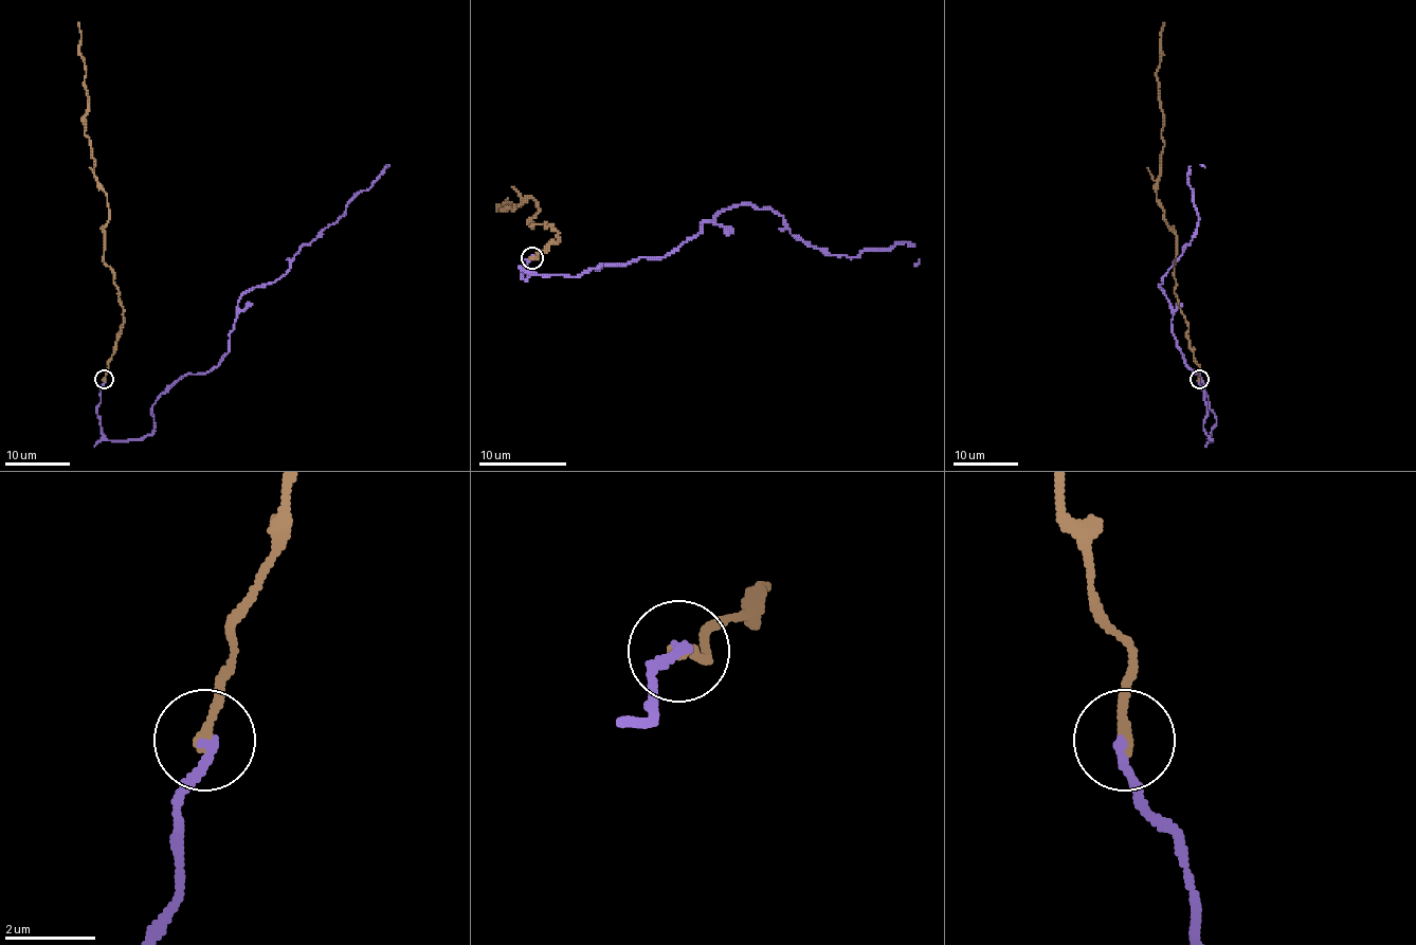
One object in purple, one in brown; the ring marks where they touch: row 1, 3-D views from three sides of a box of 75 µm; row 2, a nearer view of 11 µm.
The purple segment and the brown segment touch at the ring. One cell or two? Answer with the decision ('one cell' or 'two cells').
one cell

